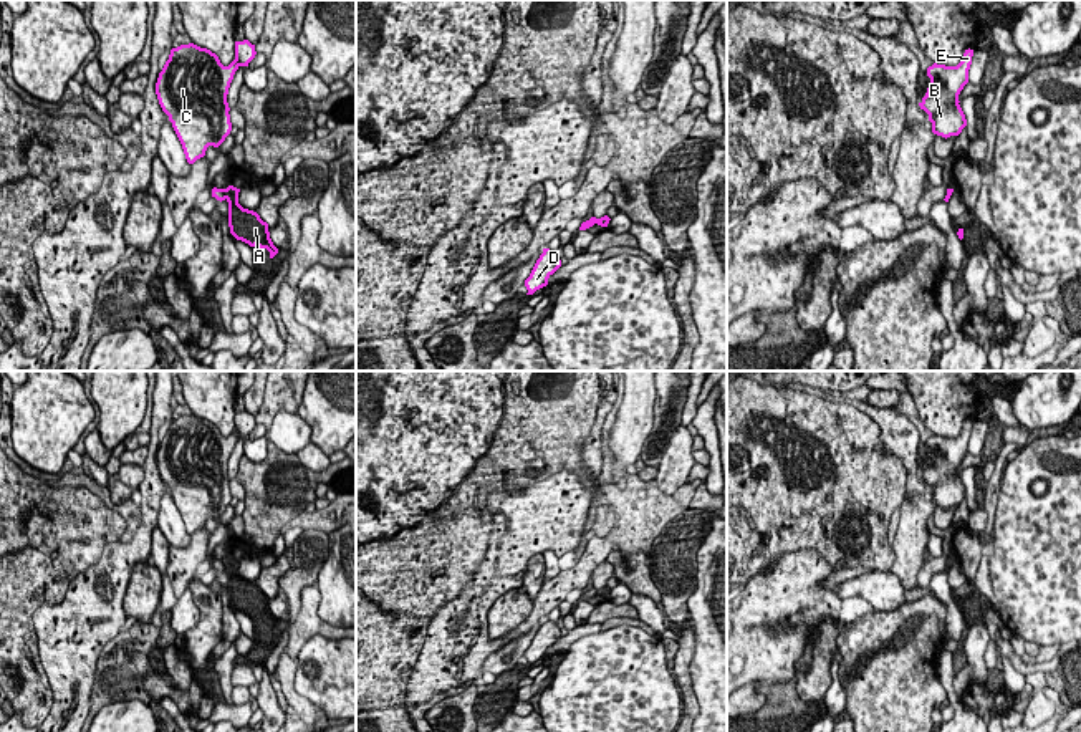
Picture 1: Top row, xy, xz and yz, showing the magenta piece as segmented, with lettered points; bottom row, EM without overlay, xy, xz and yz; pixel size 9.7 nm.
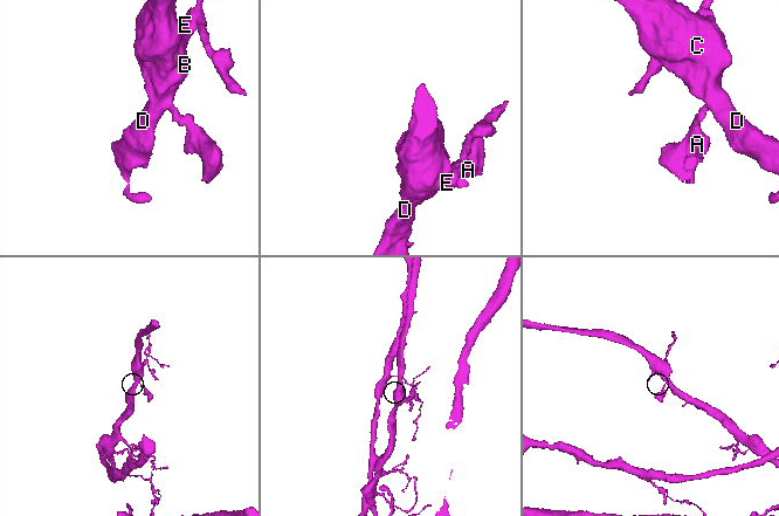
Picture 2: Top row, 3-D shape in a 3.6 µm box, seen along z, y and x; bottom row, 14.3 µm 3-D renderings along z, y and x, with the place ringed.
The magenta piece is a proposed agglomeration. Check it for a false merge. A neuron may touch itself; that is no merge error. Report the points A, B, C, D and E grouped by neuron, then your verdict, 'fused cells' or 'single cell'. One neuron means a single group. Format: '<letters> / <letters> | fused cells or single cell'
A / B C D E | fused cells

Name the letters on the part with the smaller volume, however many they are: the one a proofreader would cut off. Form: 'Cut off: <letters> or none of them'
Cut off: A

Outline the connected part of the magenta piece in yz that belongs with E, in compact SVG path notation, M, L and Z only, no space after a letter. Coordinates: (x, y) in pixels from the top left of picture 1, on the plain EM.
M968 419L957 437L934 434L927 439L930 455L919 477L929 485L932 503L945 510L958 507L967 497L965 485L958 475L958 465L968 454L972 427L973 421Z

